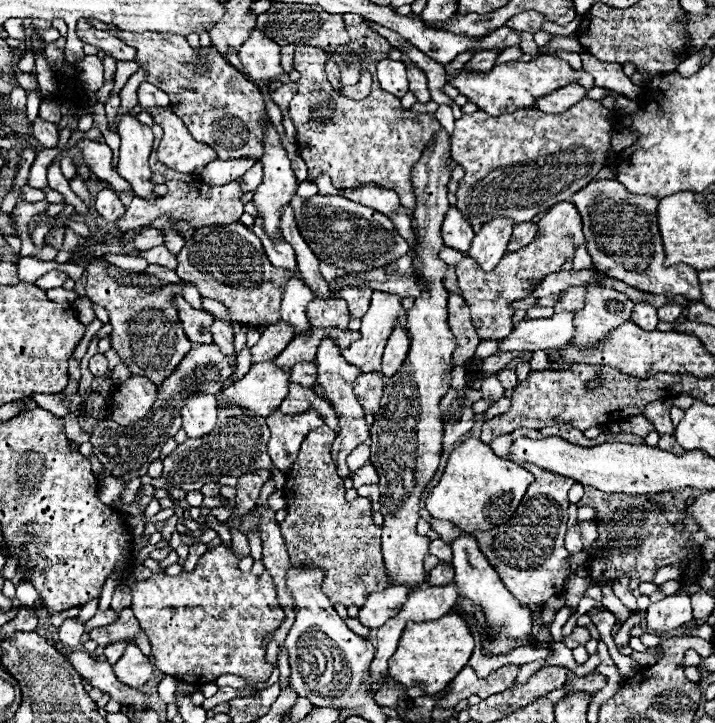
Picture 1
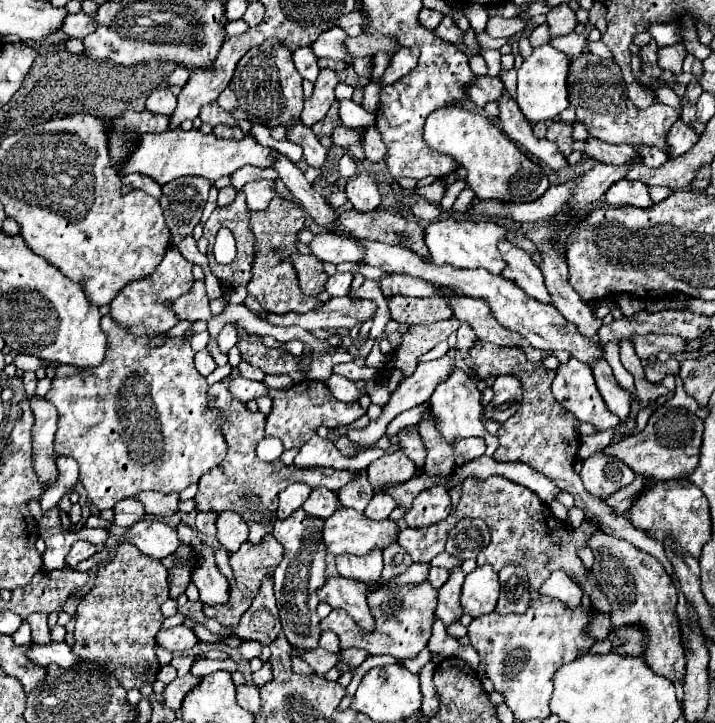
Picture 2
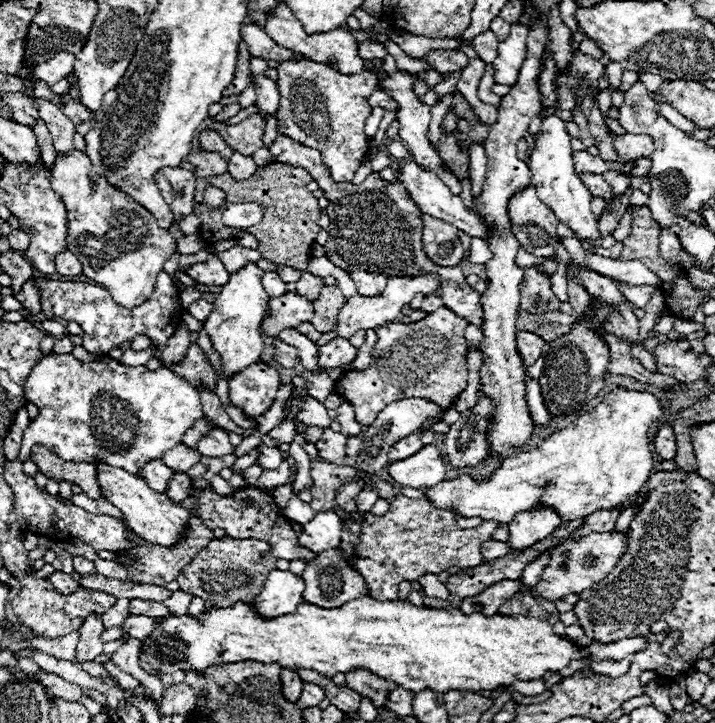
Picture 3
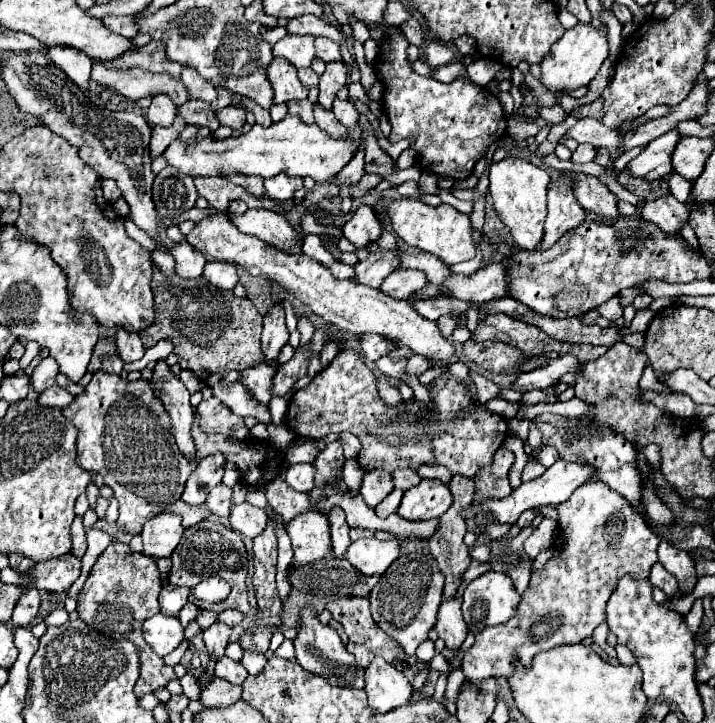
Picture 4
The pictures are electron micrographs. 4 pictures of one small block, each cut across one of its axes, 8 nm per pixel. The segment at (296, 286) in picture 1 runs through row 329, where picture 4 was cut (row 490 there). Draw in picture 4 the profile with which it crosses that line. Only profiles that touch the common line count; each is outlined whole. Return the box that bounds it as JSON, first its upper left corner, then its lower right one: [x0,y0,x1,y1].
[284,464,314,492]

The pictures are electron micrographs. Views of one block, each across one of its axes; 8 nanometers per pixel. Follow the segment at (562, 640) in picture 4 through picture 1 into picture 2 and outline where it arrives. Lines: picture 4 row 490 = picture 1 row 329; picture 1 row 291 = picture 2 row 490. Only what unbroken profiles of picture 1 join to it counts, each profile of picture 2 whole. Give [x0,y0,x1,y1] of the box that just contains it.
[580,450,636,498]

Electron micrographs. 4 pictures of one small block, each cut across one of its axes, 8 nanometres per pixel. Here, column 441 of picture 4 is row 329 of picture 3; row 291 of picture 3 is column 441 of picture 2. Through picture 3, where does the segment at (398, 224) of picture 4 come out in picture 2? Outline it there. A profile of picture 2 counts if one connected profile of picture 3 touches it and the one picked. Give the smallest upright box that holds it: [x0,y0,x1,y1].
[426,220,508,274]

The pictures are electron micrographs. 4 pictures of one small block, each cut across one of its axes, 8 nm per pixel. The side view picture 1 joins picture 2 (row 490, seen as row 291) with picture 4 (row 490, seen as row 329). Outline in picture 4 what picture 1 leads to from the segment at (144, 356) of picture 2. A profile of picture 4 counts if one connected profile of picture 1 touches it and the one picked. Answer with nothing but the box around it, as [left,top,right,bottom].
[62,370,198,534]

